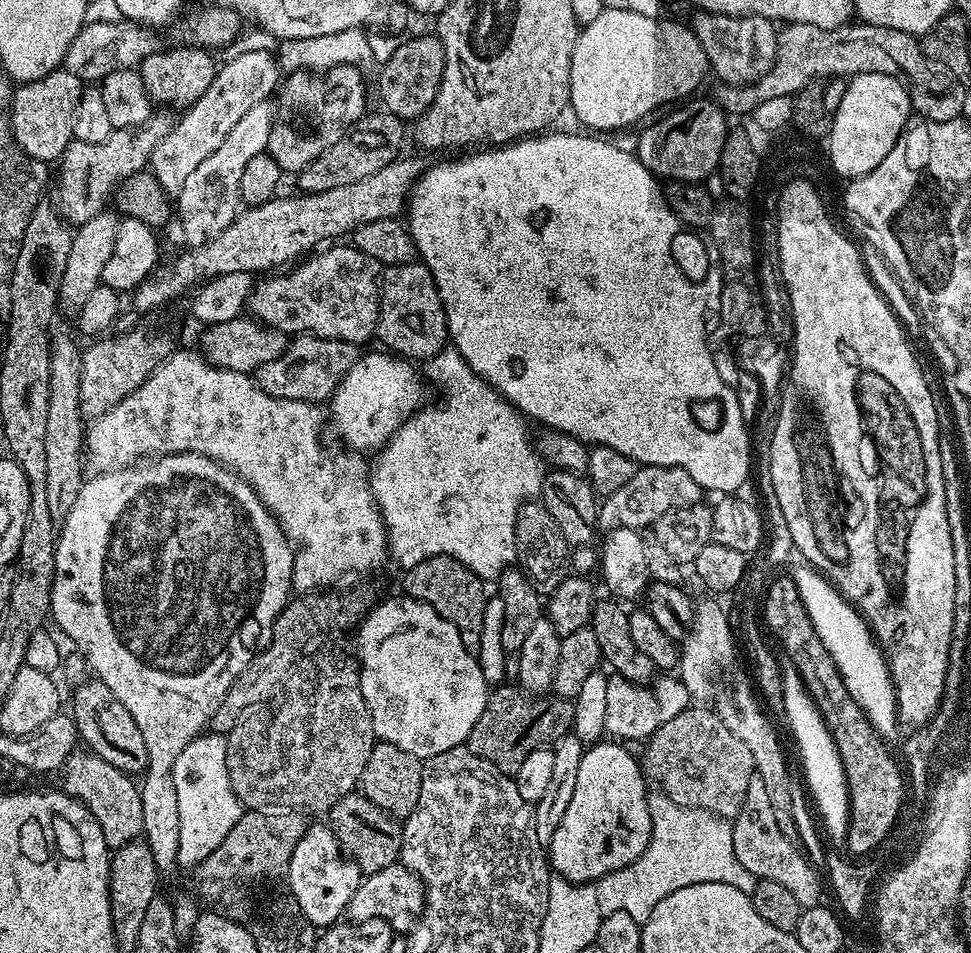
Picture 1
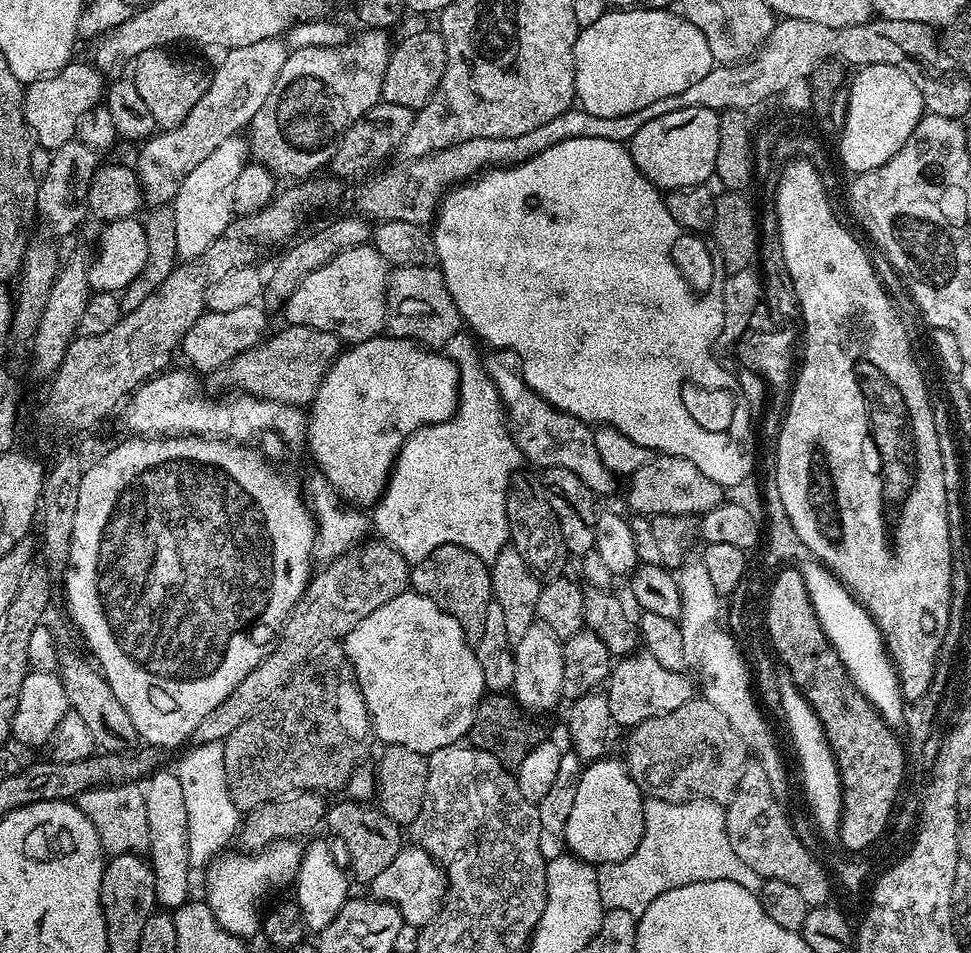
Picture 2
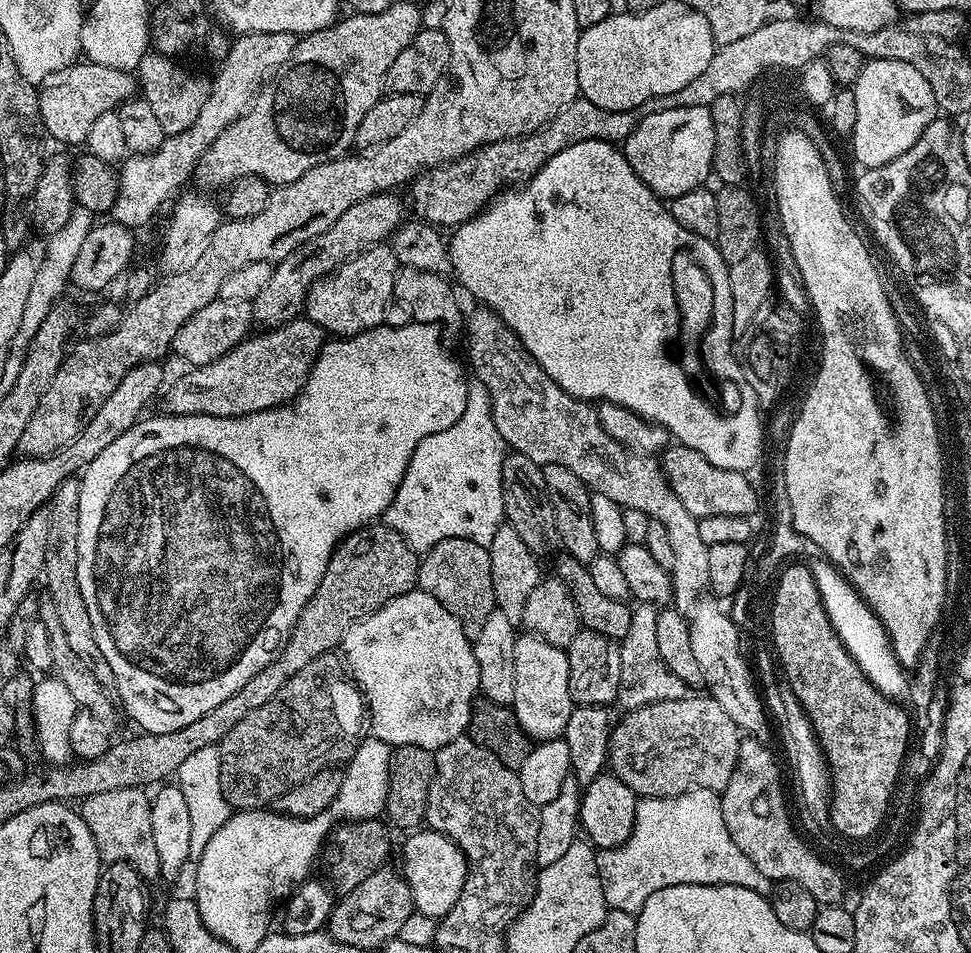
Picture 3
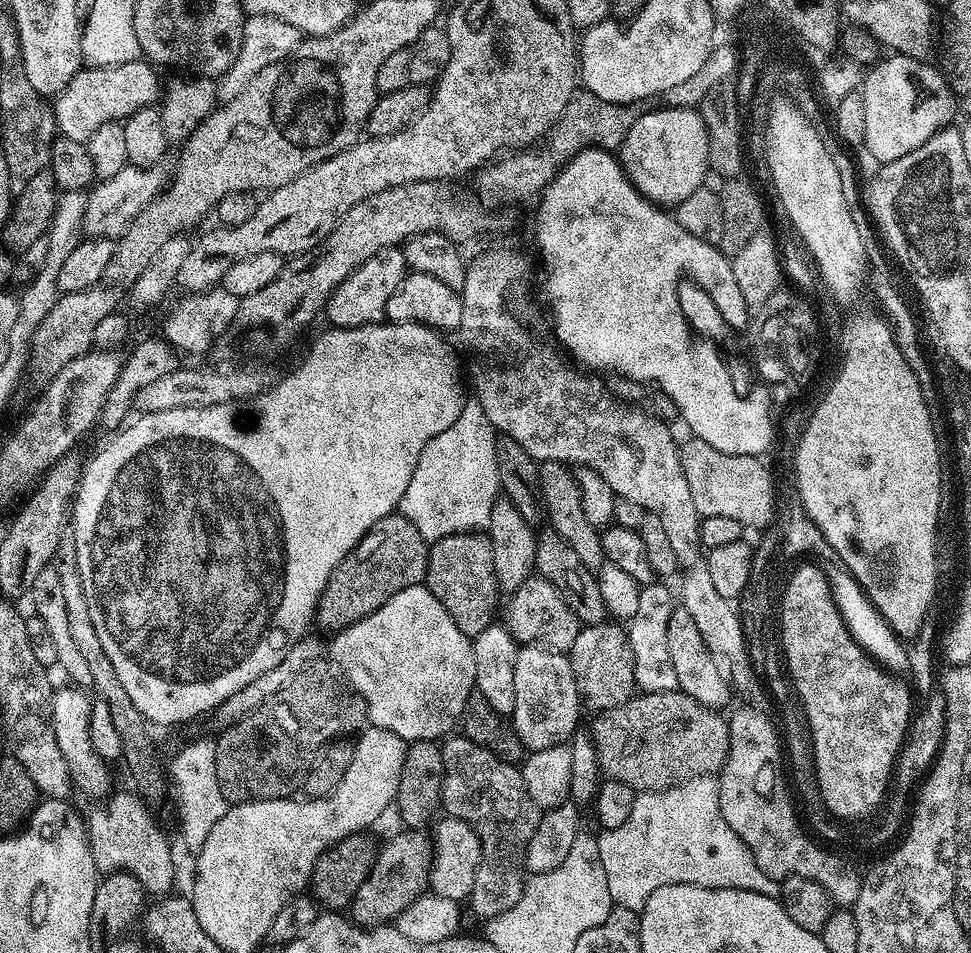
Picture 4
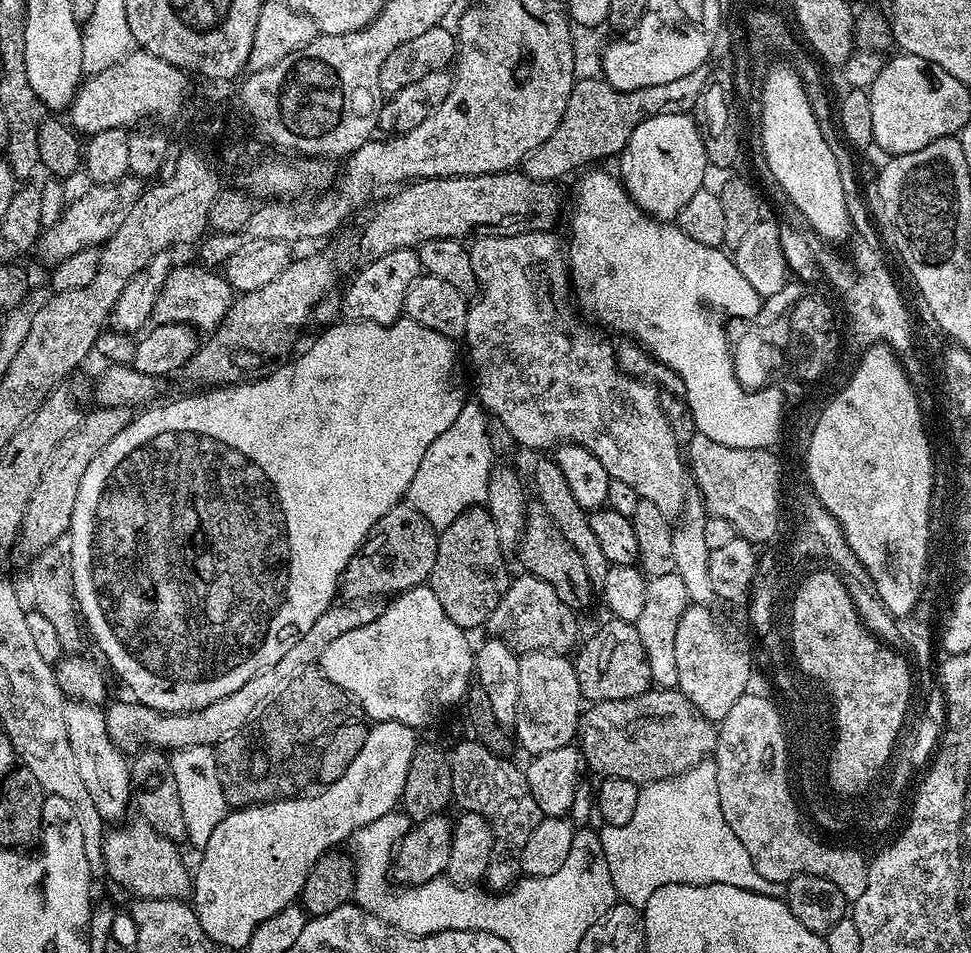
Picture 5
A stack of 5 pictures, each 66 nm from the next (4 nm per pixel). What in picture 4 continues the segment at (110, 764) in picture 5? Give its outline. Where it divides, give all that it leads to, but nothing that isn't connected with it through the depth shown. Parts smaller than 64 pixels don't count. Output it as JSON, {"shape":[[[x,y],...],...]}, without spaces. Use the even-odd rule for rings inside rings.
{"shape":[[[76,686],[68,688],[57,687],[52,694],[50,715],[54,738],[58,742],[58,750],[62,750],[62,758],[66,758],[68,772],[72,775],[72,783],[88,796],[93,796],[93,801],[100,802],[113,791],[112,776],[108,773],[109,765],[103,756],[96,753],[90,742],[88,719],[92,717],[93,701],[88,700],[87,691]]]}

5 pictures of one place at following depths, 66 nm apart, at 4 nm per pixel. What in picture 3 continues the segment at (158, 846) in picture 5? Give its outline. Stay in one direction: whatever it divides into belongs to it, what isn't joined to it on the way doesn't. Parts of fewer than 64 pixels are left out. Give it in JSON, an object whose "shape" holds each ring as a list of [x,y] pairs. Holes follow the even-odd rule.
{"shape":[[[144,788],[106,790],[106,794],[94,794],[79,801],[78,811],[86,822],[90,834],[100,851],[104,864],[126,862],[142,874],[145,881],[155,881],[160,874],[158,849],[154,846],[154,830],[150,827],[152,802]]]}

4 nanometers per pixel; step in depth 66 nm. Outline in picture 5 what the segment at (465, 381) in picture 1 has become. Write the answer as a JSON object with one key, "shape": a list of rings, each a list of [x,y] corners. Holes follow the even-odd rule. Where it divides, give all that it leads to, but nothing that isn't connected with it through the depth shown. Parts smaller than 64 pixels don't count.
{"shape":[[[465,403],[458,418],[454,418],[454,422],[450,422],[450,426],[446,426],[446,430],[442,430],[442,434],[438,434],[434,442],[430,442],[426,454],[422,454],[422,462],[418,462],[418,474],[414,474],[414,482],[410,482],[408,487],[407,503],[412,504],[414,510],[418,510],[418,514],[422,514],[422,518],[426,518],[426,522],[430,522],[432,528],[443,530],[450,526],[450,522],[454,522],[454,518],[458,518],[458,514],[487,501],[488,479],[493,467],[494,453],[490,446],[488,416],[479,403]]]}

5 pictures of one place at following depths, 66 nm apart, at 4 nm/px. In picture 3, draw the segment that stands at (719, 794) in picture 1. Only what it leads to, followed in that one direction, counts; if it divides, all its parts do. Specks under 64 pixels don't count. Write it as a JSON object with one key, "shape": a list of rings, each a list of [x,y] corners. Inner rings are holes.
{"shape":[[[685,695],[683,700],[654,702],[650,706],[633,708],[623,713],[621,720],[612,725],[609,738],[607,767],[611,775],[617,776],[637,797],[680,796],[683,792],[692,792],[696,788],[708,788],[714,793],[721,793],[730,782],[740,757],[742,733],[734,718],[718,706],[711,695]]]}

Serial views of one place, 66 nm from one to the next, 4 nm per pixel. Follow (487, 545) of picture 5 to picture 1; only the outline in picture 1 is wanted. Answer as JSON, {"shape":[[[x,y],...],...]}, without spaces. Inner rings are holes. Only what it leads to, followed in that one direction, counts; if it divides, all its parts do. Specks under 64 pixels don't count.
{"shape":[[[449,556],[426,558],[422,562],[418,562],[418,566],[407,569],[403,576],[403,591],[415,600],[421,600],[423,604],[428,604],[434,610],[438,610],[438,614],[442,614],[442,618],[446,618],[456,627],[458,638],[462,638],[462,646],[466,646],[466,650],[471,656],[479,657],[480,643],[482,642],[482,614],[484,613],[484,601],[486,599],[486,591],[484,592],[484,588],[486,588],[485,581],[472,573],[465,564]]]}

